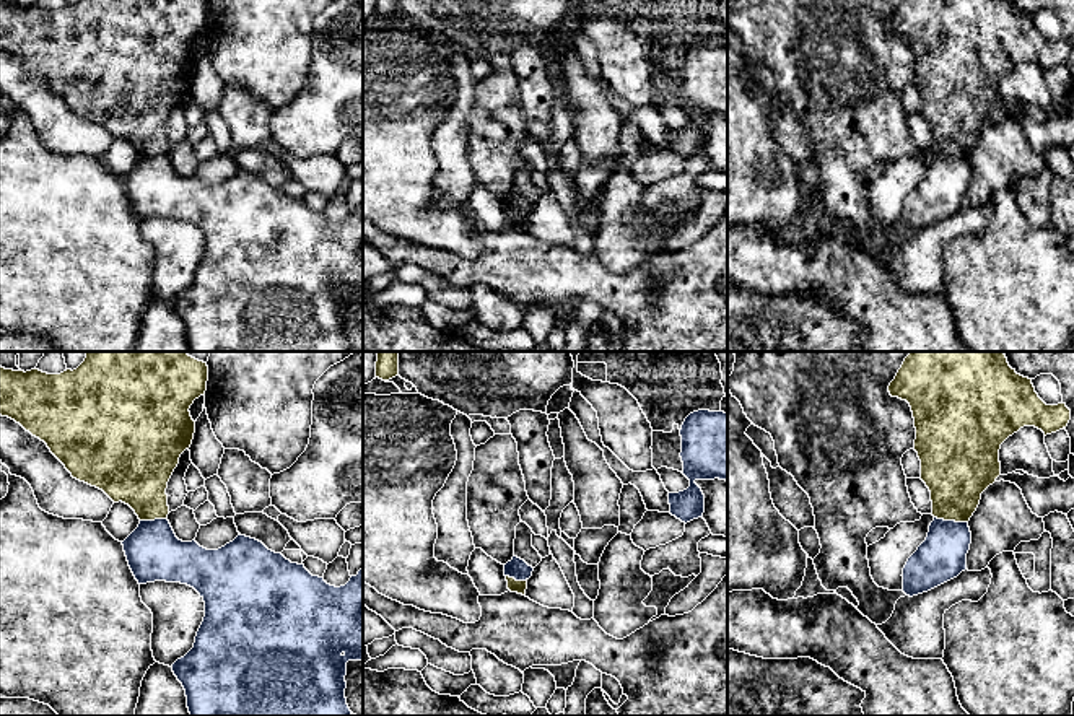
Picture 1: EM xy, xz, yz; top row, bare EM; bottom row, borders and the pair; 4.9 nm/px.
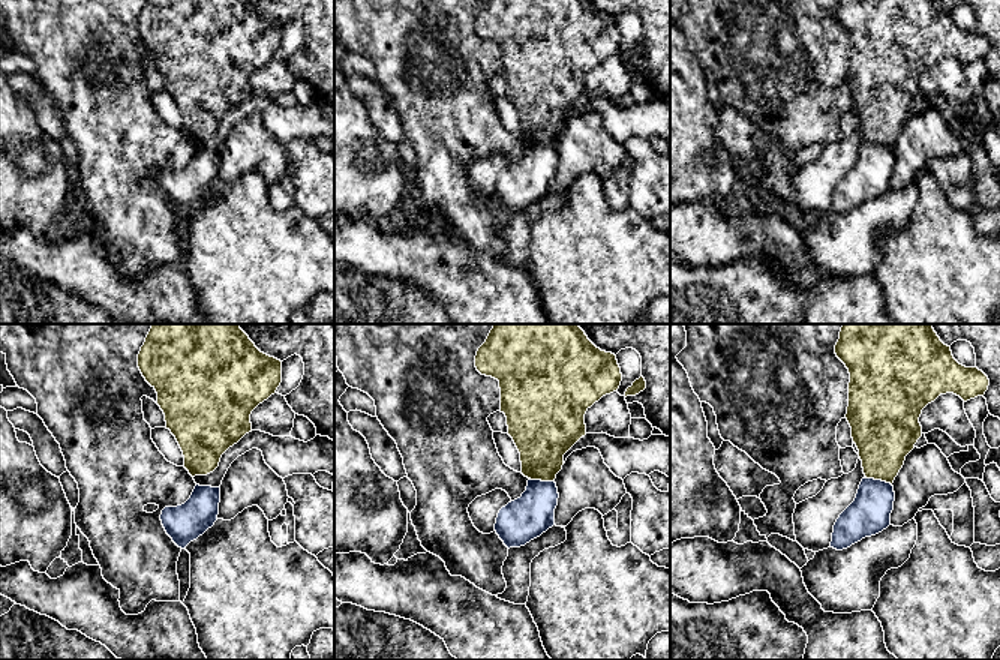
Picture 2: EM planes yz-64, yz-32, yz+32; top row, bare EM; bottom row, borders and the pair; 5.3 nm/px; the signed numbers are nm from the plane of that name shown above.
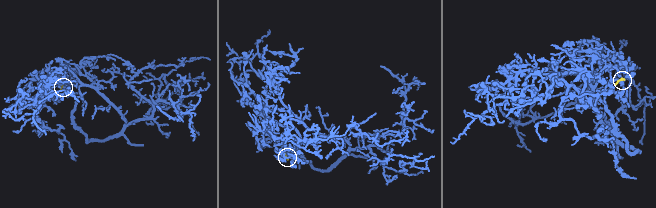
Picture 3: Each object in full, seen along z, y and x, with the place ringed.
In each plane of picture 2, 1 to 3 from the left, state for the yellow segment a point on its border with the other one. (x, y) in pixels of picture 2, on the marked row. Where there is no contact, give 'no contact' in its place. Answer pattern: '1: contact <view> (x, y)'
1: no contact
2: contact yz-32 (540, 480)
3: contact yz+32 (879, 480)

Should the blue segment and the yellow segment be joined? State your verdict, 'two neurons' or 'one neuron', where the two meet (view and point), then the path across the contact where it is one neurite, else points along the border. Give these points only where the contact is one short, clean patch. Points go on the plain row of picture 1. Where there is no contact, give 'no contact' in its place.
two neurons; contact yz (951, 157); border yz (934, 152), (944, 157), (967, 158)

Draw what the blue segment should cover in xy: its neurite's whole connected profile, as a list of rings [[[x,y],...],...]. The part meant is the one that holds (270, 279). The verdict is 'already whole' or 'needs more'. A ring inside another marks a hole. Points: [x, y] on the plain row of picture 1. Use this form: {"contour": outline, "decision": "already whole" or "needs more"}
{"contour": [[[168,155],[140,156],[138,163],[122,177],[129,202],[138,220],[166,216],[194,223],[205,238],[205,252],[197,267],[194,283],[172,299],[172,308],[182,319],[190,351],[350,351],[345,334],[345,311],[348,296],[363,296],[363,203],[345,221],[335,223],[324,213],[312,212],[304,200],[291,199],[282,189],[268,186],[262,177],[238,171],[218,186],[207,186],[195,176],[182,177],[176,172]]], "decision": "already whole"}

